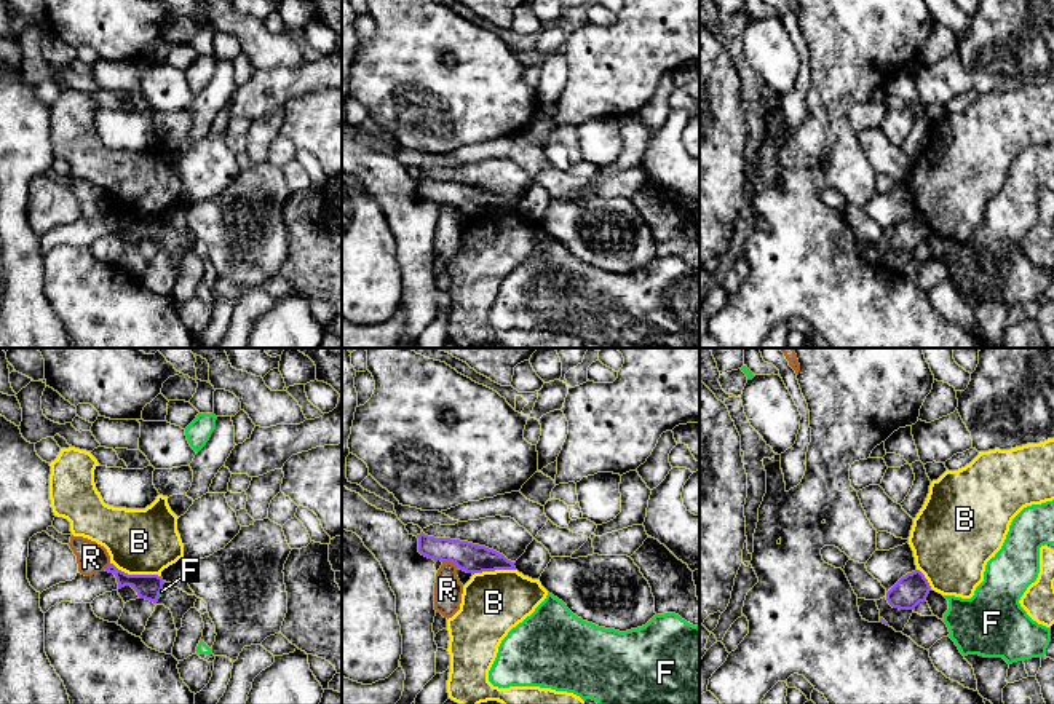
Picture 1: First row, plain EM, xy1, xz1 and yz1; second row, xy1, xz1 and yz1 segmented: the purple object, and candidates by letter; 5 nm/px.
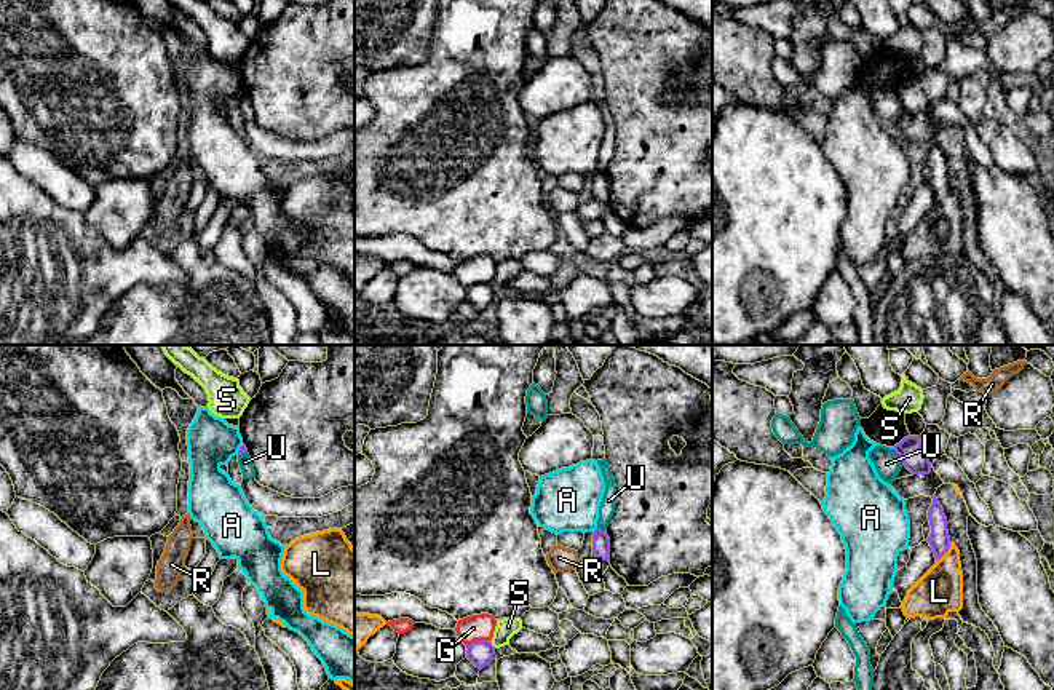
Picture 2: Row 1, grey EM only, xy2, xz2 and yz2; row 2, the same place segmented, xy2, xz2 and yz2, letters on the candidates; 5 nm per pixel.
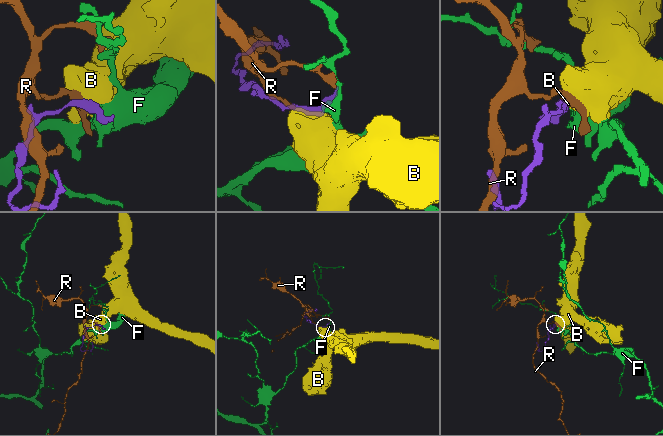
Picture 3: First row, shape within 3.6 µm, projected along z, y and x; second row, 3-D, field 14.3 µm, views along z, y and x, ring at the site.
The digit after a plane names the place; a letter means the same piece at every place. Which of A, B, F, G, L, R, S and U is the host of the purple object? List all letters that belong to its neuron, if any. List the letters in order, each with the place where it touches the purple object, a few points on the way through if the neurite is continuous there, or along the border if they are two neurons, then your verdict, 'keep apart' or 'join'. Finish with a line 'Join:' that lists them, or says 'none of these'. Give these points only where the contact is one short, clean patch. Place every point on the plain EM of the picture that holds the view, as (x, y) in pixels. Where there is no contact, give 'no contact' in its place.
A: contact xy2 (240, 91); border xy2 (243, 87), (237, 96); keep apart
B: contact xy1 (136, 217); border xy1 (110, 205), (128, 216), (157, 216), (160, 219); keep apart
F: contact xy1 (158, 237); way xy1 (147, 229), (158, 237), (162, 233); join
G: contact xz2 (478, 283); keep apart
L: contact yz2 (944, 195); keep apart
R: contact xz1 (451, 203); keep apart
S: contact xz2 (491, 286); border xz2 (489, 283), (495, 289); keep apart
U: contact yz2 (899, 99); border yz2 (893, 91), (904, 107); keep apart
Join: F

